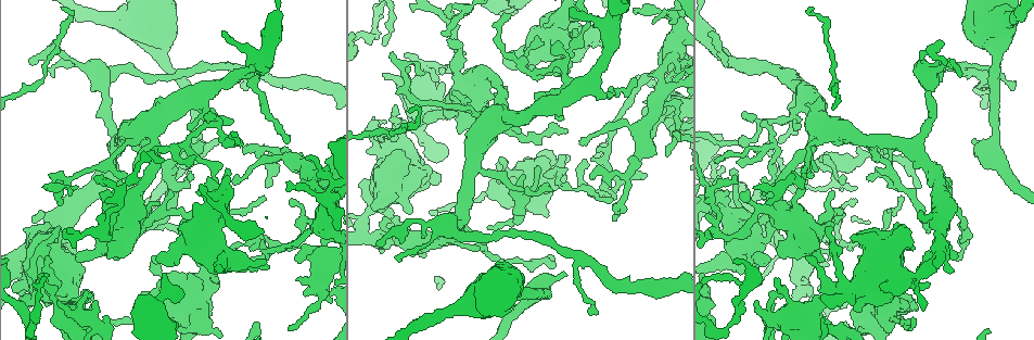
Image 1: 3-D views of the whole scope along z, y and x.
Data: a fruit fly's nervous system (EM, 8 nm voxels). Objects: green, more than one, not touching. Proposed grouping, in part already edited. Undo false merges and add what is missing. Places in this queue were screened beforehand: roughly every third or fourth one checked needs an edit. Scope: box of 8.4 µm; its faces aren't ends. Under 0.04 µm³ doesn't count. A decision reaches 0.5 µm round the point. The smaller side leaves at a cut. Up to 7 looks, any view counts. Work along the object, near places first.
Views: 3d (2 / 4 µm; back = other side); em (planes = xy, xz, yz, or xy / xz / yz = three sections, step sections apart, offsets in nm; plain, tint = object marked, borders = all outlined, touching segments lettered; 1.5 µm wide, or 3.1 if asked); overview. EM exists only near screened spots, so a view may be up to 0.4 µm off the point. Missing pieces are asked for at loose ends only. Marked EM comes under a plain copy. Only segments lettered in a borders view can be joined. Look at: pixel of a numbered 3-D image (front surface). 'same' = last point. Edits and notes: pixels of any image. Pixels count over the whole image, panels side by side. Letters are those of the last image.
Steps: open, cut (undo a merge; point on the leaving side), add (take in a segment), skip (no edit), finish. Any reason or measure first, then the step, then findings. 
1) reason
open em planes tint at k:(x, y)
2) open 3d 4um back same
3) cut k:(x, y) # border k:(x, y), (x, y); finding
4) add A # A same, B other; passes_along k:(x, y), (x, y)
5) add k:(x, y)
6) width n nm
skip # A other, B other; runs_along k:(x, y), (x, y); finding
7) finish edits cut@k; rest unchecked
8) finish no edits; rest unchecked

free end
open em planes tint at 1:(974, 143)

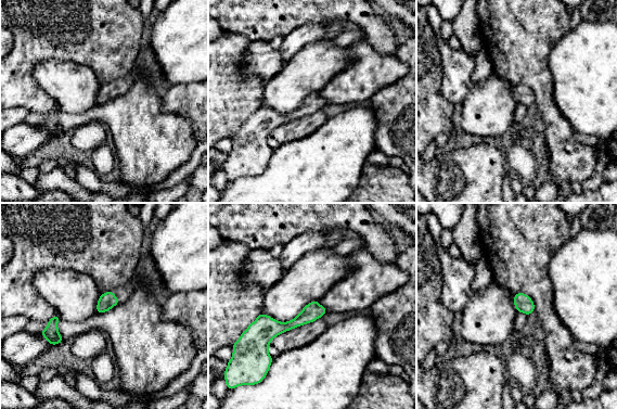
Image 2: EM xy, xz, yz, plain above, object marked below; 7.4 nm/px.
see the neighbours
open em planes borders same

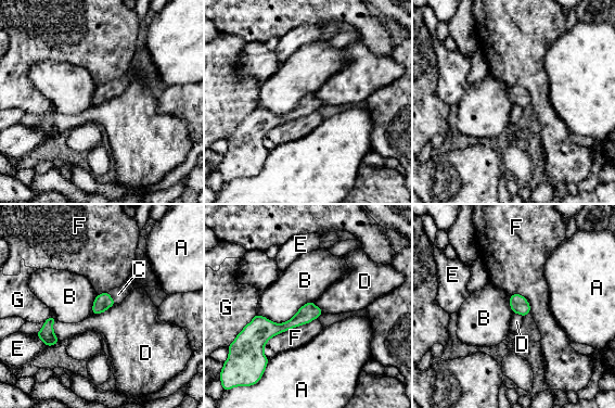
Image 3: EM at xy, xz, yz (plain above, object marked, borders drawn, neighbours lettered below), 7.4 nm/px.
add C # A other, B other, C same, D other, E other, F other, G other; passes_along 3:(102, 302), (111, 297), (118, 294); the neuron continues

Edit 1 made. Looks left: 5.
abrupt turn
open em xz step 4 tint at 1:(662, 90)

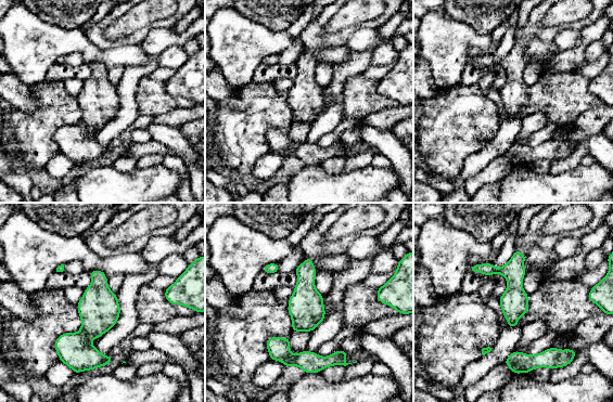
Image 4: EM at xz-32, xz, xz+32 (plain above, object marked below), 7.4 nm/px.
open em planes borders same

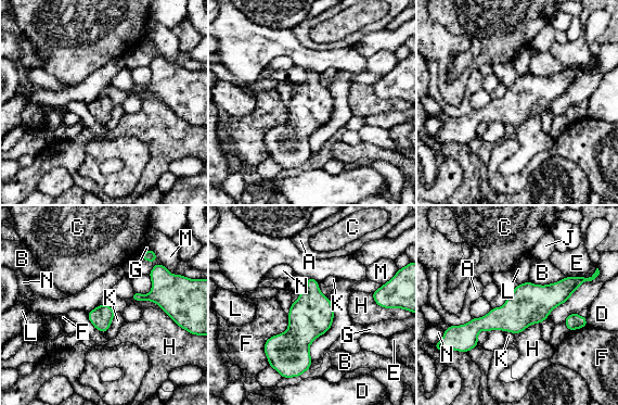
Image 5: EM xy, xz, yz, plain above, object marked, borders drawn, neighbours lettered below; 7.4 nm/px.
skip # A other, B other, C other, D other, E other, F other, G other, H other, J other, K other, L other, M other, N other; runs_along 5:(581, 279), (514, 316), (472, 329); continuous, no second neuron

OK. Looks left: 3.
tapers out
open em xy step 8 tint at 1:(382, 45)

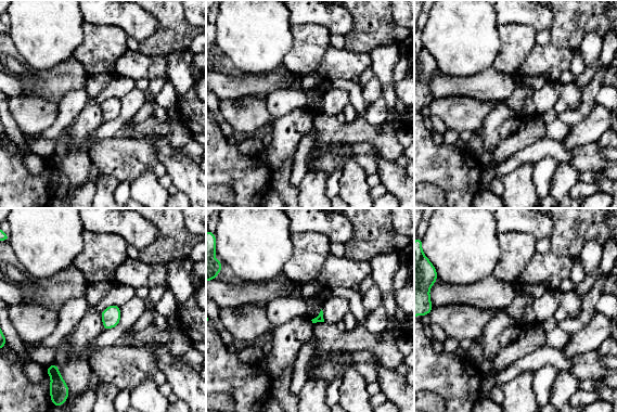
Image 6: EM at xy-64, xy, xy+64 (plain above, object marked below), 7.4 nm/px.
another direction
open em yz step 4 borders same

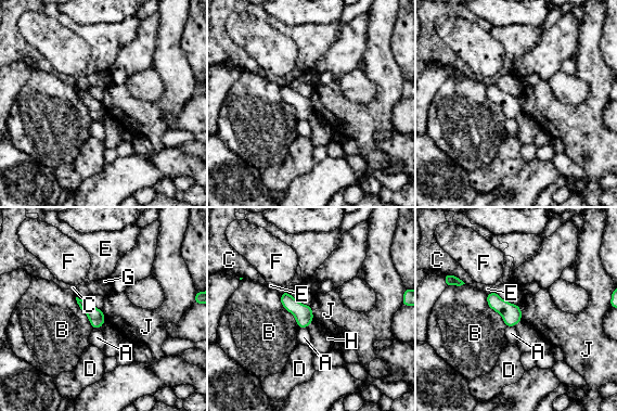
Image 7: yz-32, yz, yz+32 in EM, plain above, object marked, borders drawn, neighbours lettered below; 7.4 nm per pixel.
width 120 nm
skip # A other, B other, C other, D other, E other, F other, G other, H other, J other; border 7:(310, 306), (313, 320); no lettered segment goes on from it

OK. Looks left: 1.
finish edits add@3; rest unchecked

